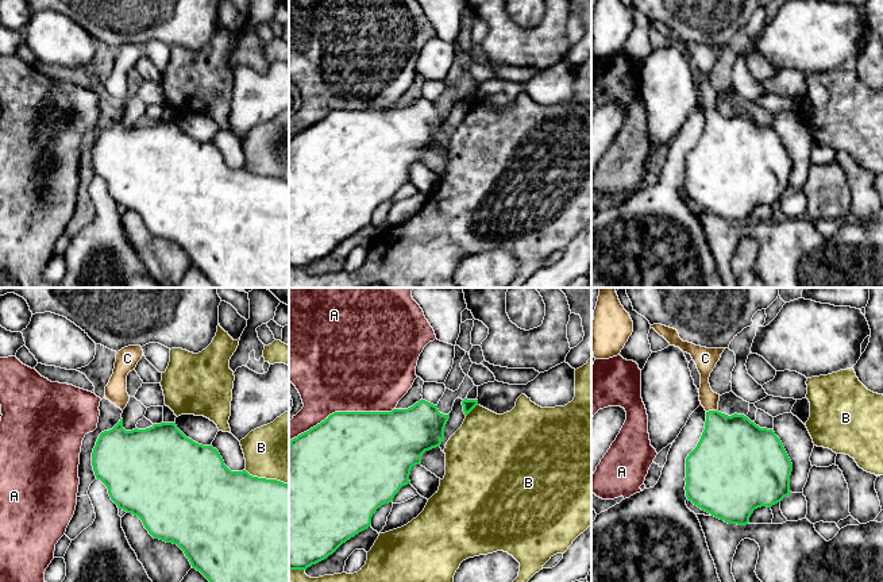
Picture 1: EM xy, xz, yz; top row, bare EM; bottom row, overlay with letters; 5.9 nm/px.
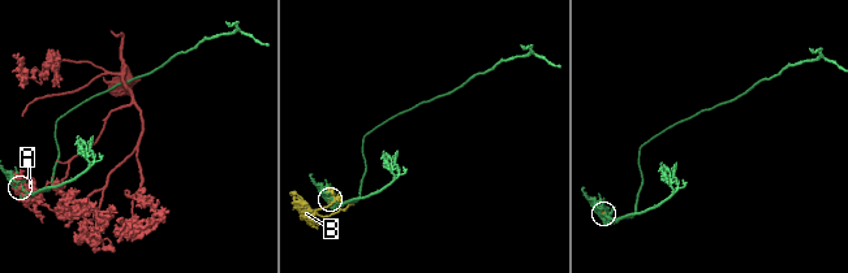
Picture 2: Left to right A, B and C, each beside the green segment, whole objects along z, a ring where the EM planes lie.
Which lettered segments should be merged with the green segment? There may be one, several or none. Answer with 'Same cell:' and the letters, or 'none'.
Same cell: C

